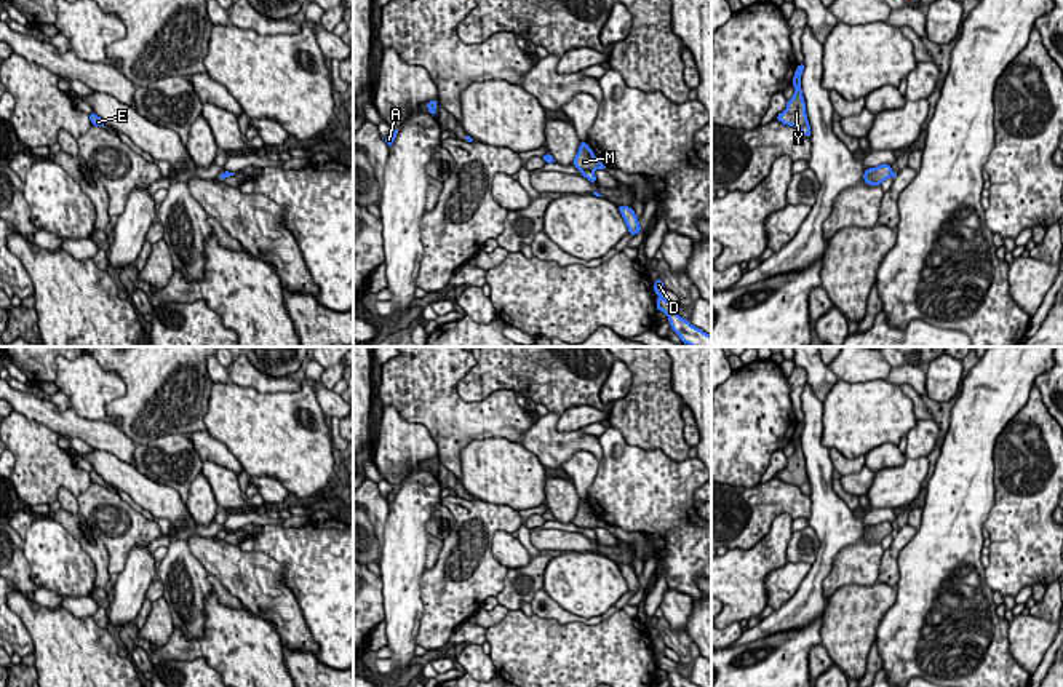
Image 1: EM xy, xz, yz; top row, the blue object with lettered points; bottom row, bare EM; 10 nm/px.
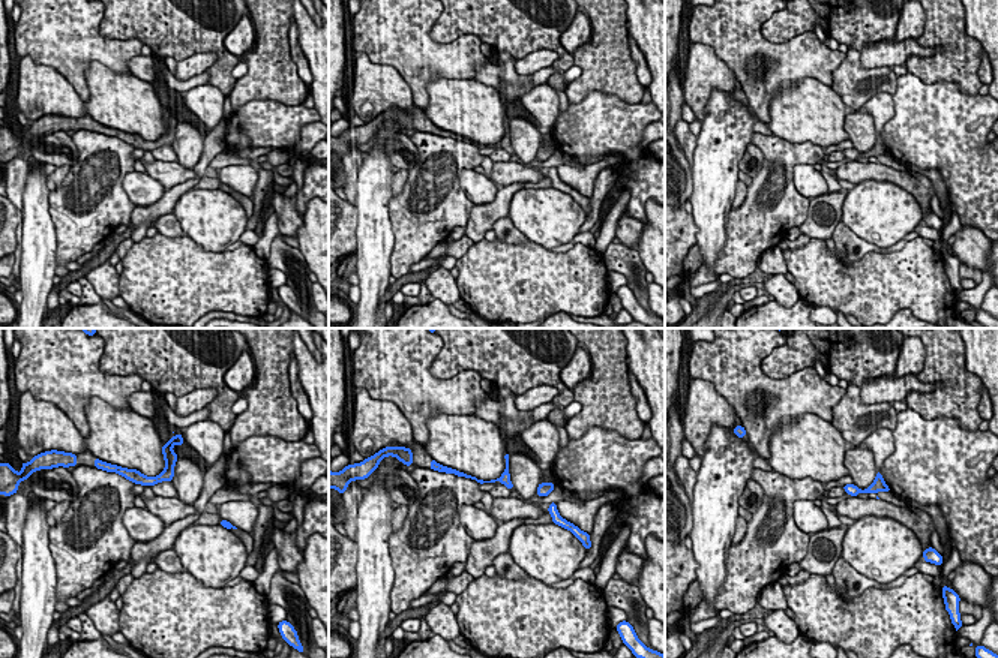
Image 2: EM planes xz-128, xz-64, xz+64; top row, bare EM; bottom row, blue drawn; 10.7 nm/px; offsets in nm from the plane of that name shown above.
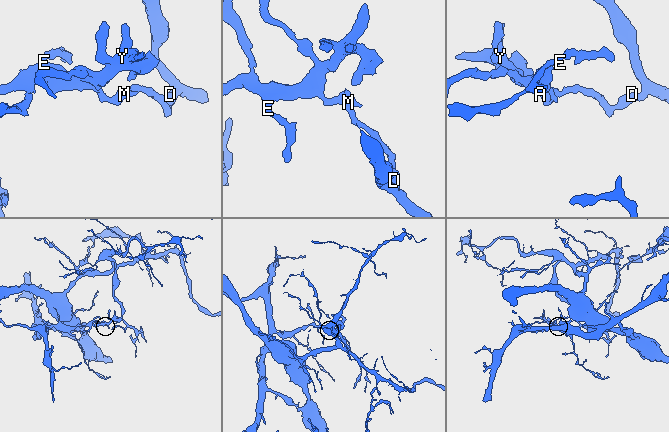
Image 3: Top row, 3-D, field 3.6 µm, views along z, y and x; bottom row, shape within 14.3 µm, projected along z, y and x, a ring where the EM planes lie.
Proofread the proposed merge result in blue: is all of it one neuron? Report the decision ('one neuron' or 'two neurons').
two neurons

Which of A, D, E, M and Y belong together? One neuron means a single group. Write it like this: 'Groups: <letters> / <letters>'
Groups: A E M Y / D

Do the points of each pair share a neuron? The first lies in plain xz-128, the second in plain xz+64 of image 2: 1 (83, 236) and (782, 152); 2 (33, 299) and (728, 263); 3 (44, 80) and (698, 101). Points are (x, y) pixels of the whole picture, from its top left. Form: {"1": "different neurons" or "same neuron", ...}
{"1": "same neuron", "2": "different neurons", "3": "same neuron"}

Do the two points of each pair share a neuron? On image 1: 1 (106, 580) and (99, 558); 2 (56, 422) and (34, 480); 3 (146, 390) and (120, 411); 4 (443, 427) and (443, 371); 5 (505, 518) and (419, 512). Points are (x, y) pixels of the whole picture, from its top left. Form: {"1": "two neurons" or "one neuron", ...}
{"1": "one neuron", "2": "two neurons", "3": "one neuron", "4": "one neuron", "5": "two neurons"}

